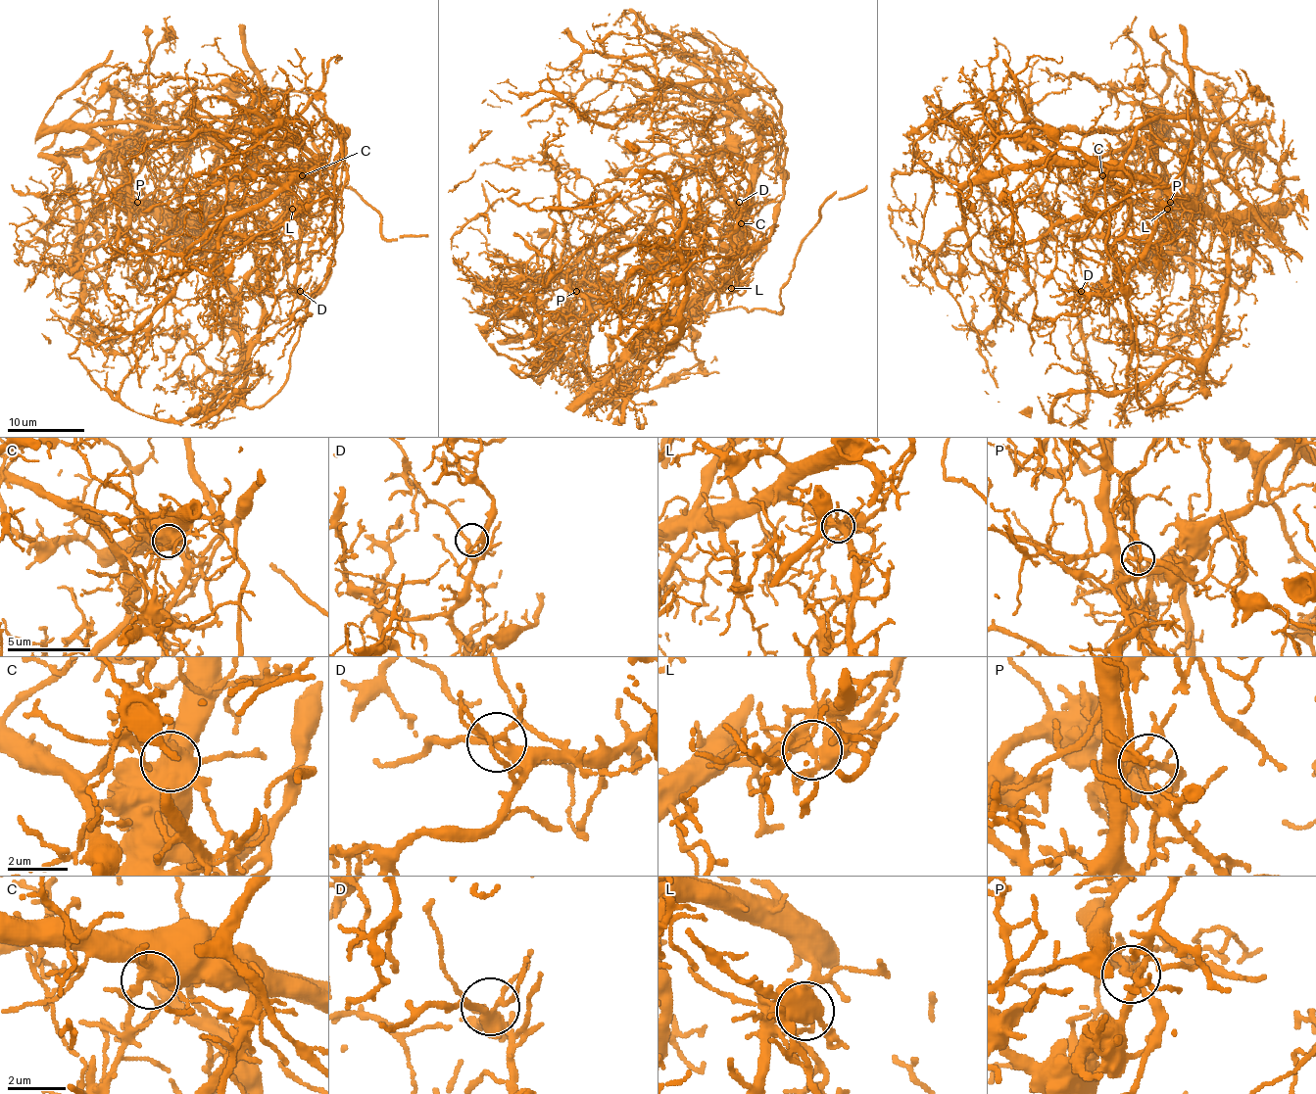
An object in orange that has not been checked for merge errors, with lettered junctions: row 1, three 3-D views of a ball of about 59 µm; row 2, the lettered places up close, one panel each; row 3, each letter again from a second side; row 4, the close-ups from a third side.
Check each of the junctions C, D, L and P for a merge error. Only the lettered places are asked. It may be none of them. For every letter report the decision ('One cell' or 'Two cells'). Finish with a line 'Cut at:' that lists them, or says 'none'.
C: One cell
D: One cell
L: Two cells
P: Two cells
Cut at: L, P

